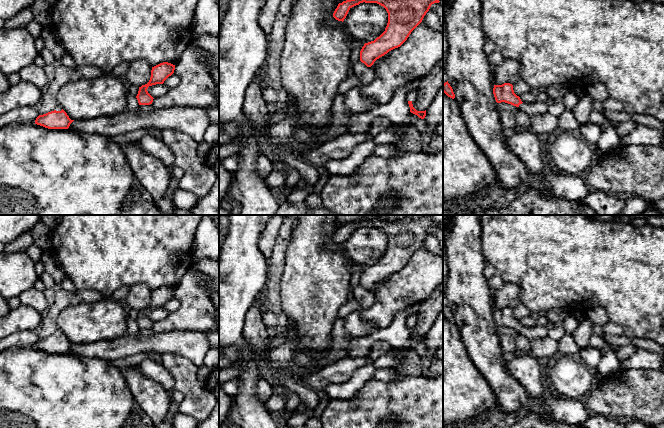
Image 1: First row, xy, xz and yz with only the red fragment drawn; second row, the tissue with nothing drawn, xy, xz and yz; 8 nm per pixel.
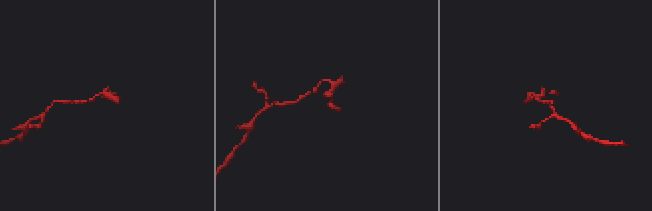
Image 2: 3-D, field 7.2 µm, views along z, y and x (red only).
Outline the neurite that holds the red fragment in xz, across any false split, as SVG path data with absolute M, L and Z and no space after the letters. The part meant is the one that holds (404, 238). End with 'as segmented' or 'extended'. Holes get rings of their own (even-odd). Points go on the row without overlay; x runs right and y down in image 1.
M426 216L410 222L357 221L339 227L333 241L343 246L349 234L363 226L377 227L383 230L388 237L385 255L374 265L365 267L360 275L360 285L367 291L371 291L377 283L400 271L422 246L431 229L440 225Z; as segmented

